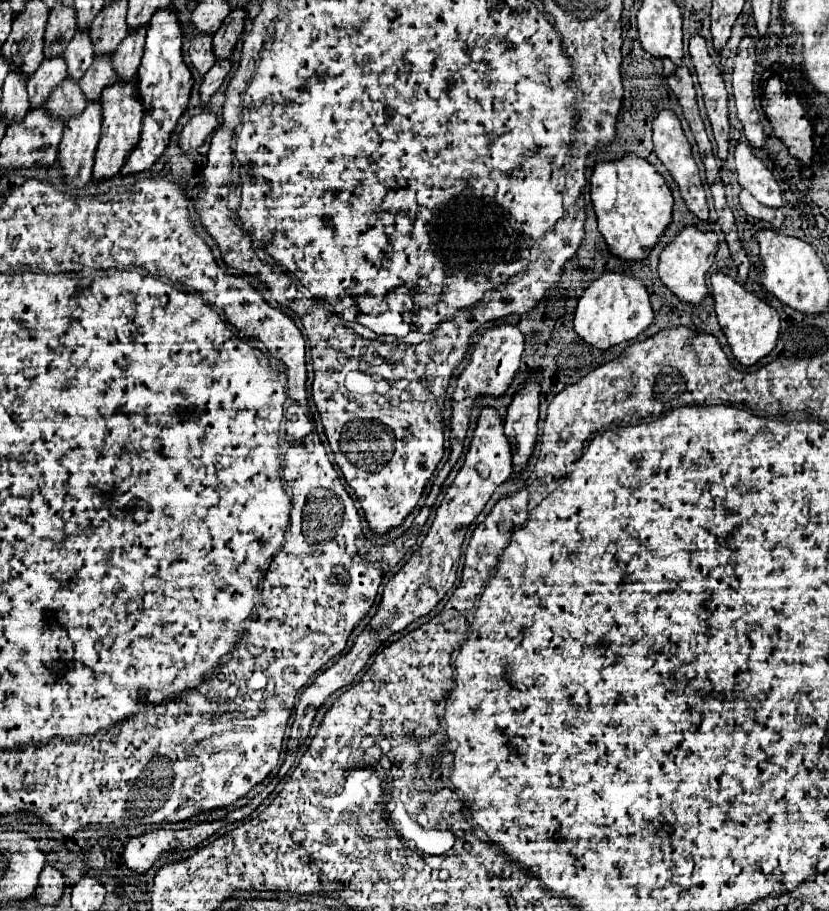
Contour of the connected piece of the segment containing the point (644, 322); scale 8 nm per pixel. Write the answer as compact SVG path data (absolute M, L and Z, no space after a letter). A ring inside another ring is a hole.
M603 271L579 297L575 309L575 331L577 335L597 349L609 349L617 343L635 339L653 321L653 309L649 303L649 293L641 279L629 273Z

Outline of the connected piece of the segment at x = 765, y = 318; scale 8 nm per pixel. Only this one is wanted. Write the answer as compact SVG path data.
M721 271L713 273L711 287L713 287L713 299L715 299L715 313L733 349L733 355L743 365L753 365L761 357L769 355L779 337L779 313L771 305L767 305L763 299L759 299L755 293L747 291L741 283L737 283L727 273L721 273Z

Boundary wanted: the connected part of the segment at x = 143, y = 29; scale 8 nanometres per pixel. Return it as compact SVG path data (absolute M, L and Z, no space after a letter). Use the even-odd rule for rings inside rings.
M147 25L129 29L127 37L119 43L117 51L113 53L113 67L117 69L117 75L121 81L131 81L137 75L137 69L143 57L145 33L147 33Z

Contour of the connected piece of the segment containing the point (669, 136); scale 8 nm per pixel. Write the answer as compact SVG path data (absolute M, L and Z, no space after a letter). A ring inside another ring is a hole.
M663 109L659 111L659 115L655 117L653 121L653 145L655 145L655 153L657 157L663 161L663 165L669 169L669 173L673 175L673 179L677 181L679 185L679 191L681 191L681 197L685 199L687 207L703 221L707 221L709 217L709 209L707 209L707 199L705 199L705 191L703 191L703 185L701 185L701 177L699 177L699 169L697 169L697 163L691 155L691 145L681 129L681 121L679 117L675 115L673 109Z

